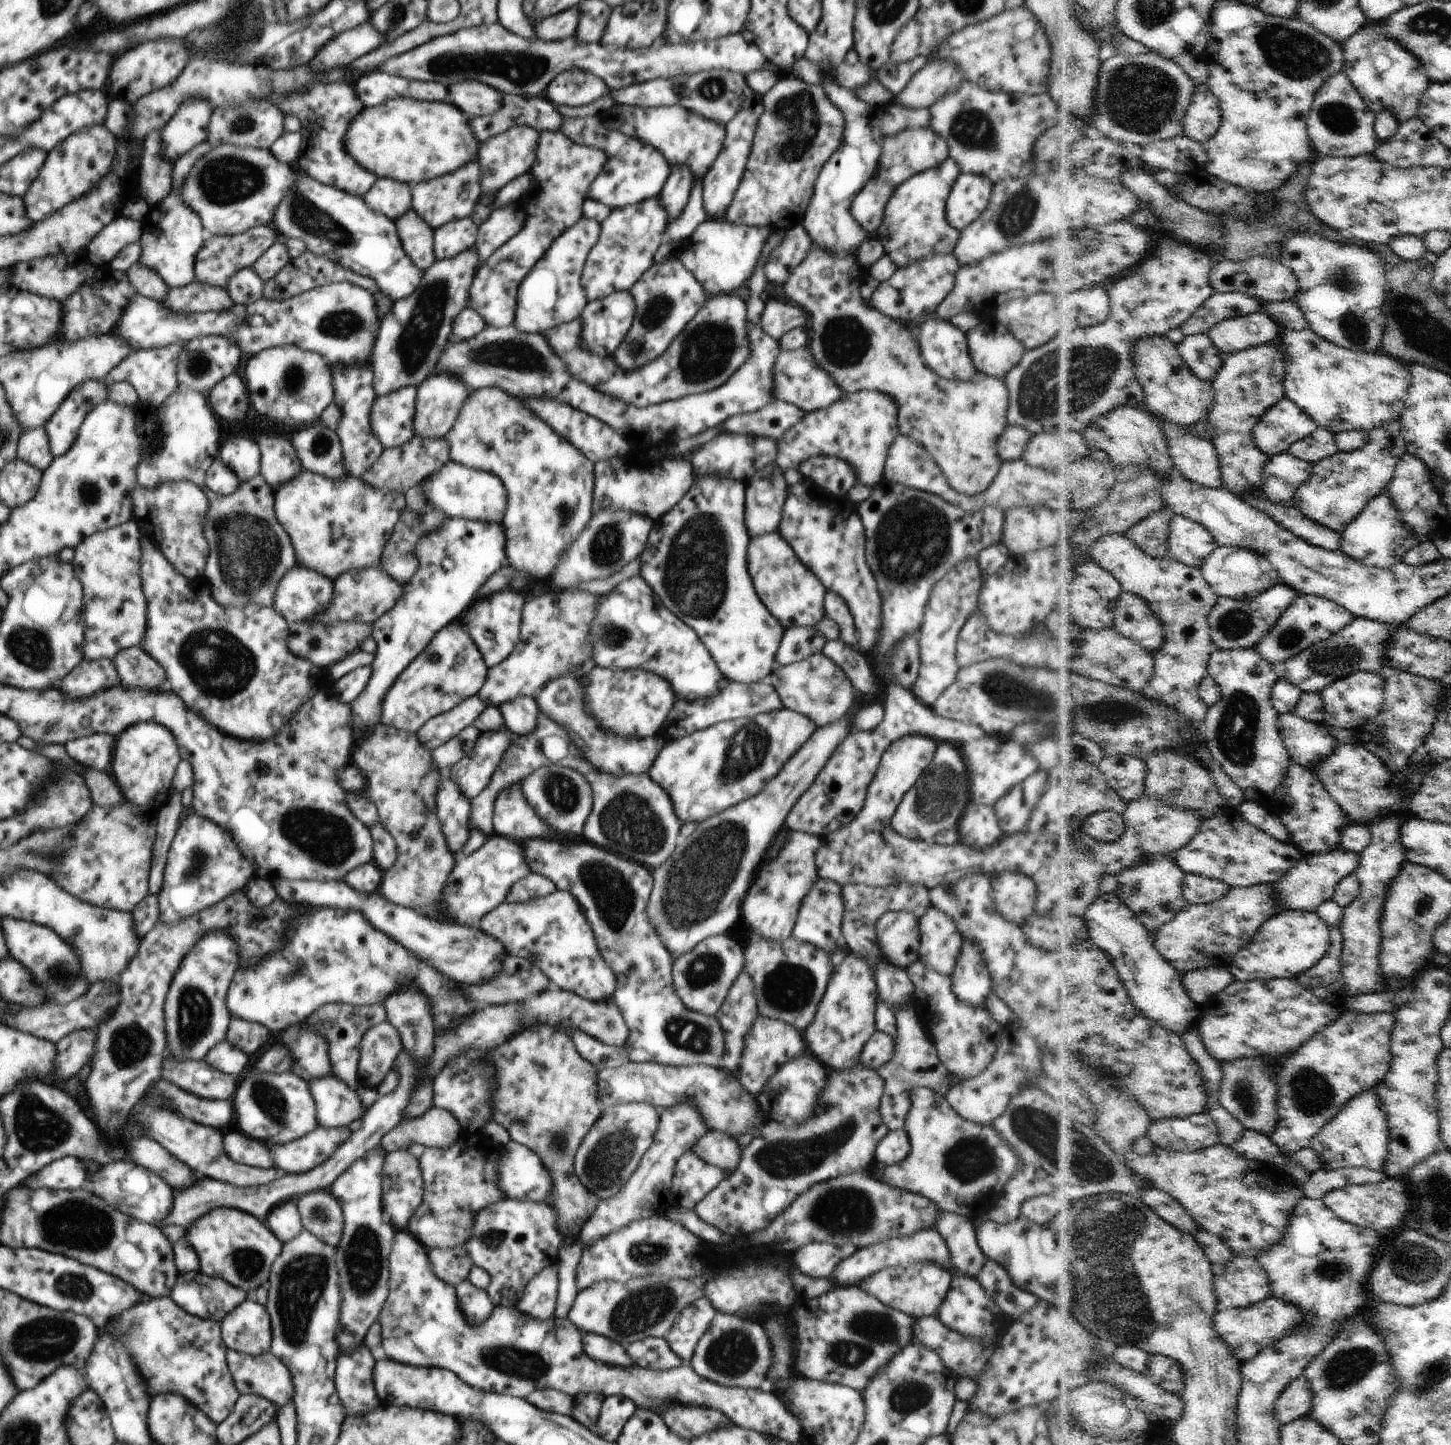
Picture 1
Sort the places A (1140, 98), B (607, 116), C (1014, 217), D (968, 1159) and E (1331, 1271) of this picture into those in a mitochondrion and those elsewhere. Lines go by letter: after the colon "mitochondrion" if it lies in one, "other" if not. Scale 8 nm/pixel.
A: mitochondrion
B: other
C: mitochondrion
D: mitochondrion
E: mitochondrion

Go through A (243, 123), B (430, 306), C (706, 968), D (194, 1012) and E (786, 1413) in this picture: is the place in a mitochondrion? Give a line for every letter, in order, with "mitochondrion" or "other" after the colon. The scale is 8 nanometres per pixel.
A: mitochondrion
B: mitochondrion
C: mitochondrion
D: mitochondrion
E: other

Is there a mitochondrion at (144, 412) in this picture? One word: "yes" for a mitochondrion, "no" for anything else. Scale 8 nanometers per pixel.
no

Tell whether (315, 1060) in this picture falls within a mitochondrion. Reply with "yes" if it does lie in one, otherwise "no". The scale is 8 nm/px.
no

